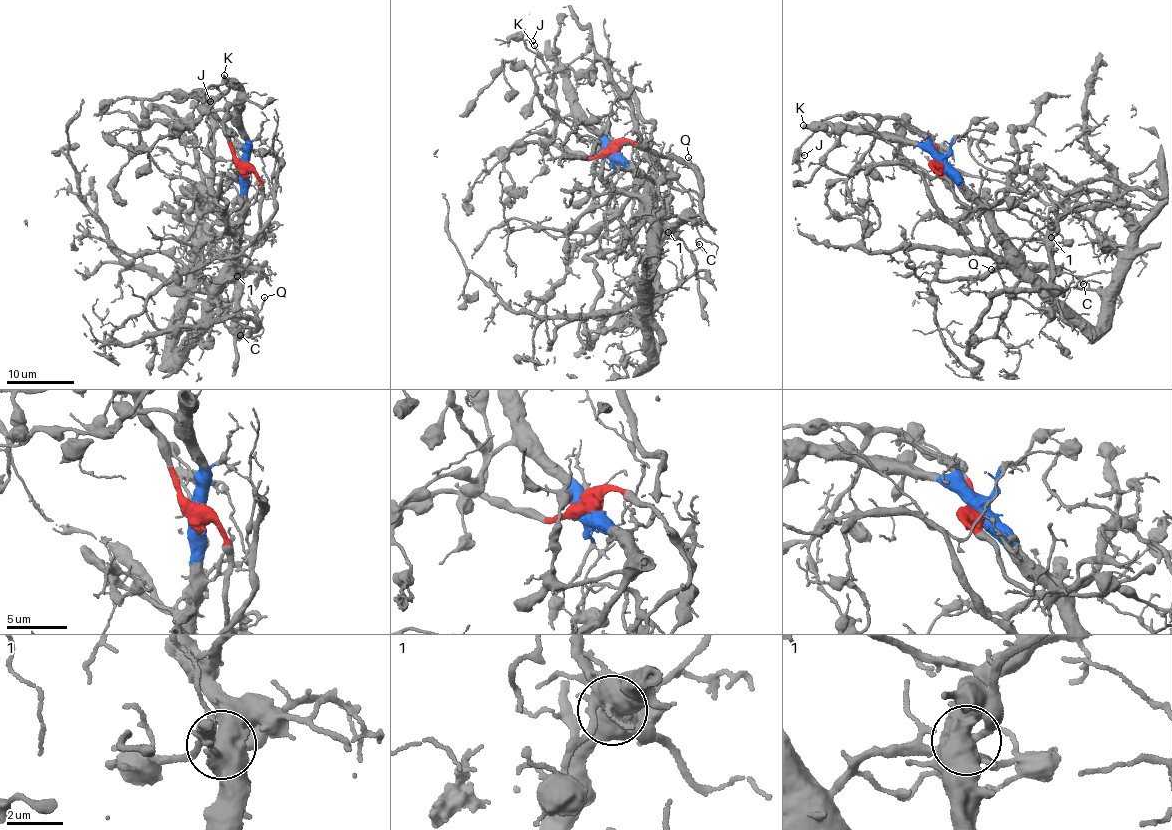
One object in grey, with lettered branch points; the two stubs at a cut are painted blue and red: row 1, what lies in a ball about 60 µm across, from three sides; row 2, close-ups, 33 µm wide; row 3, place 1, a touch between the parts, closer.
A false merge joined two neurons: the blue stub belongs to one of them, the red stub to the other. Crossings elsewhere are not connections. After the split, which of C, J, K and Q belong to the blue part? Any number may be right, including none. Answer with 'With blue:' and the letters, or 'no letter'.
With blue: no letter

